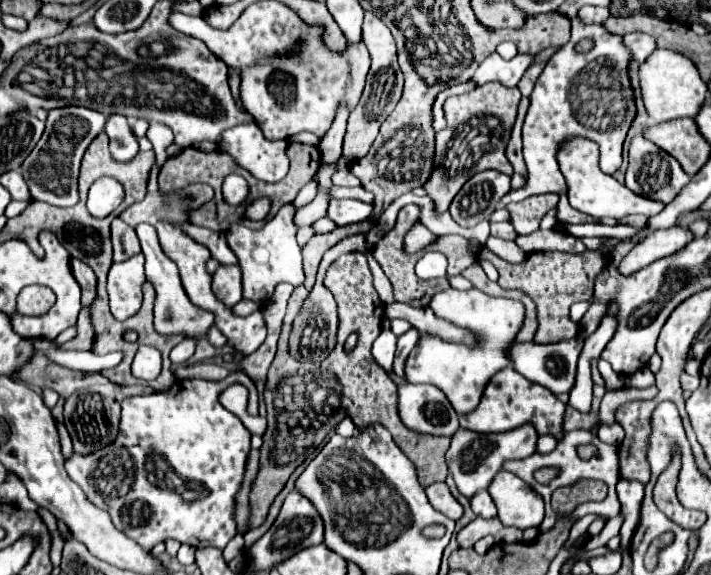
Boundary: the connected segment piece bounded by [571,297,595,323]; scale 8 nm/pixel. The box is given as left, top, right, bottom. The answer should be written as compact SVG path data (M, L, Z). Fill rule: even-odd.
M591 297L589 301L579 301L579 303L575 303L573 307L571 307L571 319L575 321L575 323L579 323L581 321L581 317L583 317L583 313L589 309L589 305L595 301L595 297Z

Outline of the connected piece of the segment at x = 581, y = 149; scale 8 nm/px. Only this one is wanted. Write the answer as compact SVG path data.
M575 137L571 141L567 141L561 149L559 149L559 165L561 165L561 171L565 175L565 181L567 181L567 187L569 187L569 203L591 215L591 217L613 217L613 219L623 219L627 215L633 215L633 213L639 213L639 215L647 215L647 217L653 217L657 213L661 213L661 209L665 207L665 203L661 201L653 201L649 197L641 197L637 193L633 193L631 189L627 189L625 185L621 185L617 179L613 179L611 175L605 175L601 173L599 165L597 165L597 145L589 139L583 139L583 137Z

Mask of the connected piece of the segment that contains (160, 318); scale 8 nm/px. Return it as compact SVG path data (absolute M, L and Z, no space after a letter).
M141 223L135 227L137 235L139 235L139 241L141 241L141 249L143 249L143 255L145 255L145 275L147 275L147 281L153 283L155 291L157 291L157 297L155 297L155 331L161 333L161 335L183 335L183 337L193 337L195 341L205 337L211 329L211 325L214 323L213 313L199 309L195 307L183 285L181 285L181 279L179 279L179 269L175 267L175 263L165 257L165 253L161 251L161 245L157 241L157 233L155 233L155 227L149 225L149 223Z

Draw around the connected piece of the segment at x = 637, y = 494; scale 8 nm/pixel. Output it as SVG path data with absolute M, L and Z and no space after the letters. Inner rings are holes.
M619 481L617 483L617 495L621 501L621 515L623 515L623 525L621 525L621 548L629 548L631 537L635 533L635 527L639 523L639 509L643 501L643 485L637 481Z

